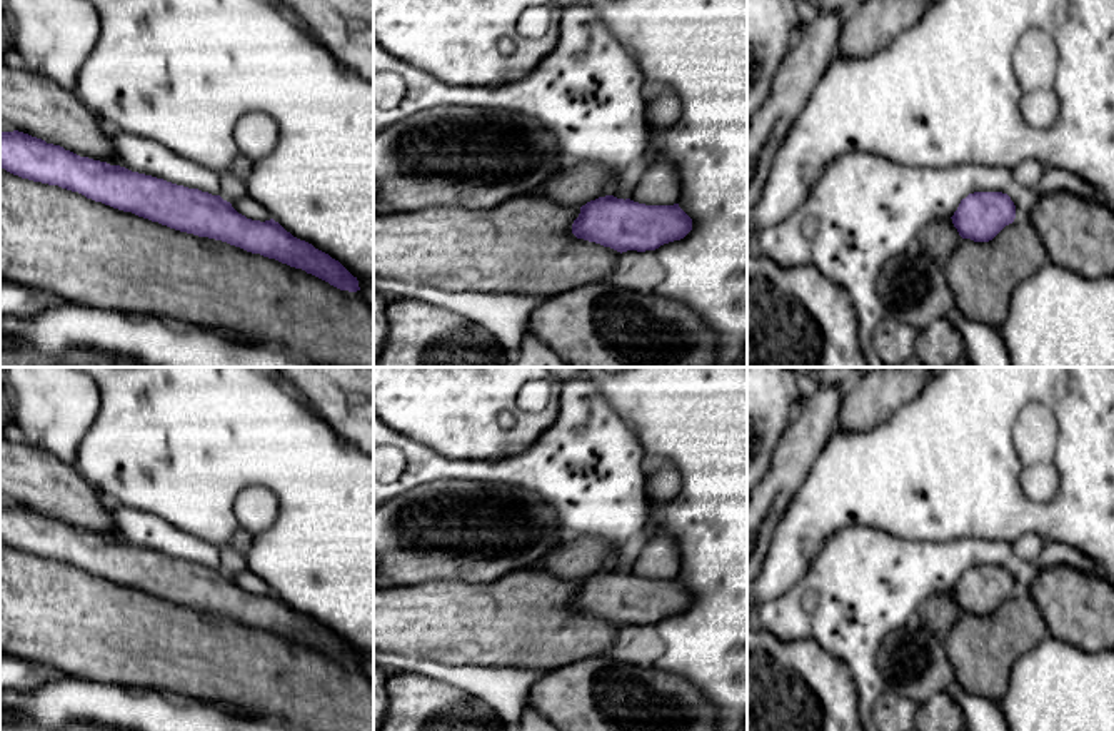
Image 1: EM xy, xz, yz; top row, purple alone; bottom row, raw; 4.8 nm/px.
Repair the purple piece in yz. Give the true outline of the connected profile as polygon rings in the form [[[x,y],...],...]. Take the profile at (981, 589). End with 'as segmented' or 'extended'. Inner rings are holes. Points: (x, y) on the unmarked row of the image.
[[[974,566],[961,574],[951,592],[962,613],[989,616],[1014,596],[1016,579],[1002,566]]]; as segmented

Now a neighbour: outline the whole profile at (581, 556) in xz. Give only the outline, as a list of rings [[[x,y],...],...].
[[[574,536],[532,569],[545,571],[562,579],[582,581],[590,574],[610,569],[617,559],[619,549],[599,537]]]

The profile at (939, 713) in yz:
[[[949,691],[934,694],[914,714],[917,731],[961,731],[962,728],[966,728],[964,713]]]

